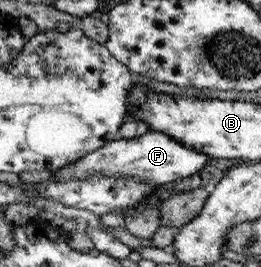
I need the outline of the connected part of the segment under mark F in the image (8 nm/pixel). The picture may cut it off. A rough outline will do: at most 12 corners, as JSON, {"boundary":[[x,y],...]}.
{"boundary":[[159,130],[121,139],[58,170],[160,186],[199,174],[212,157]]}

